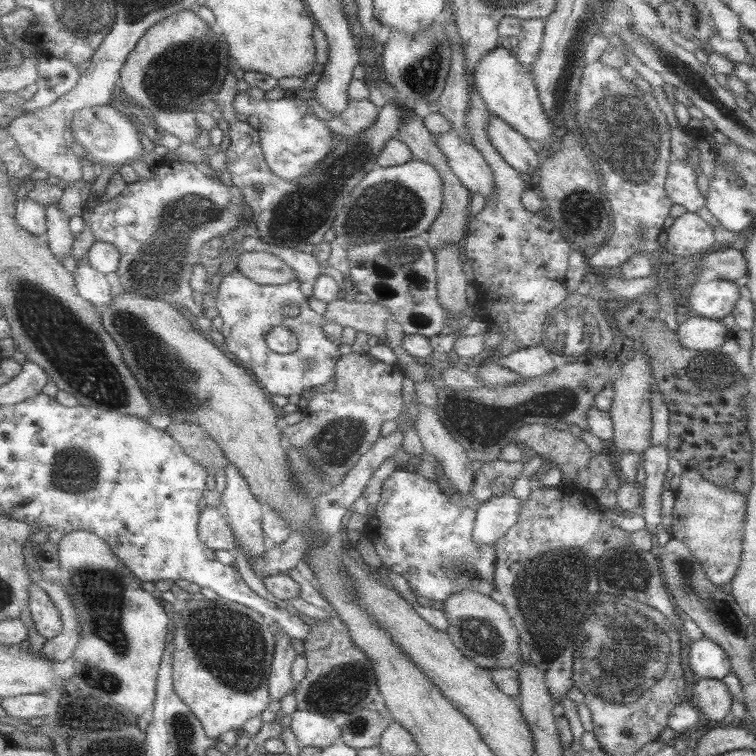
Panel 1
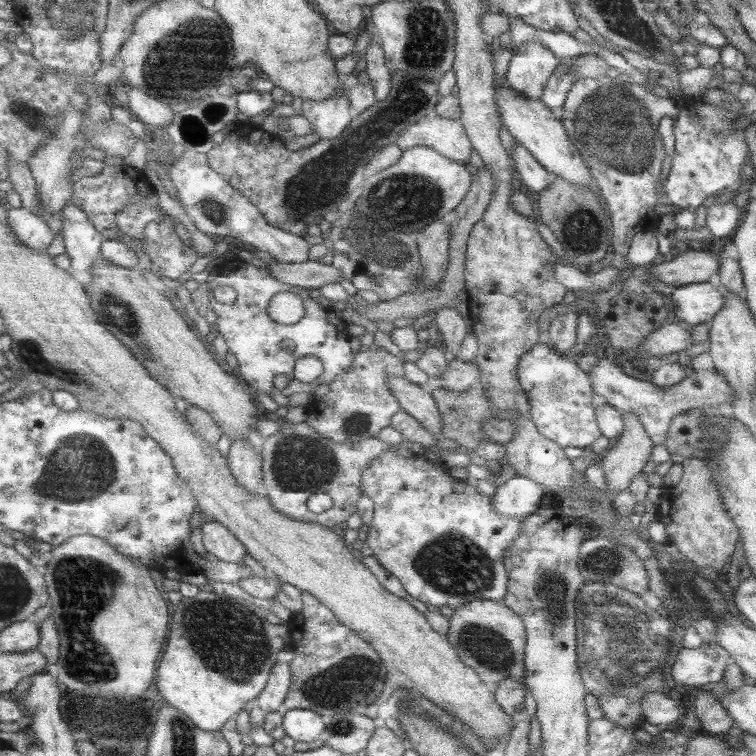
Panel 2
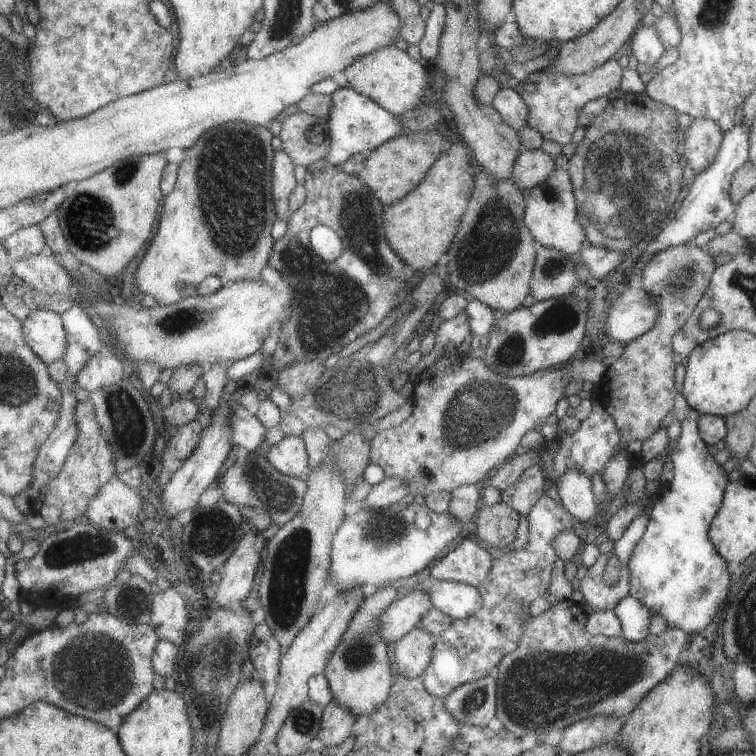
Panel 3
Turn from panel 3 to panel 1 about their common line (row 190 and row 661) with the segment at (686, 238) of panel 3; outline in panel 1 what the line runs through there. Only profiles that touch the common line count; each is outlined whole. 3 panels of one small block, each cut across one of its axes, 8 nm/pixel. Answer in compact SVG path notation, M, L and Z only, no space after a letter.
M703 638L691 644L689 666L691 666L691 672L697 674L701 680L703 678L721 680L731 672L731 662L727 652L719 644L711 642L709 638Z

